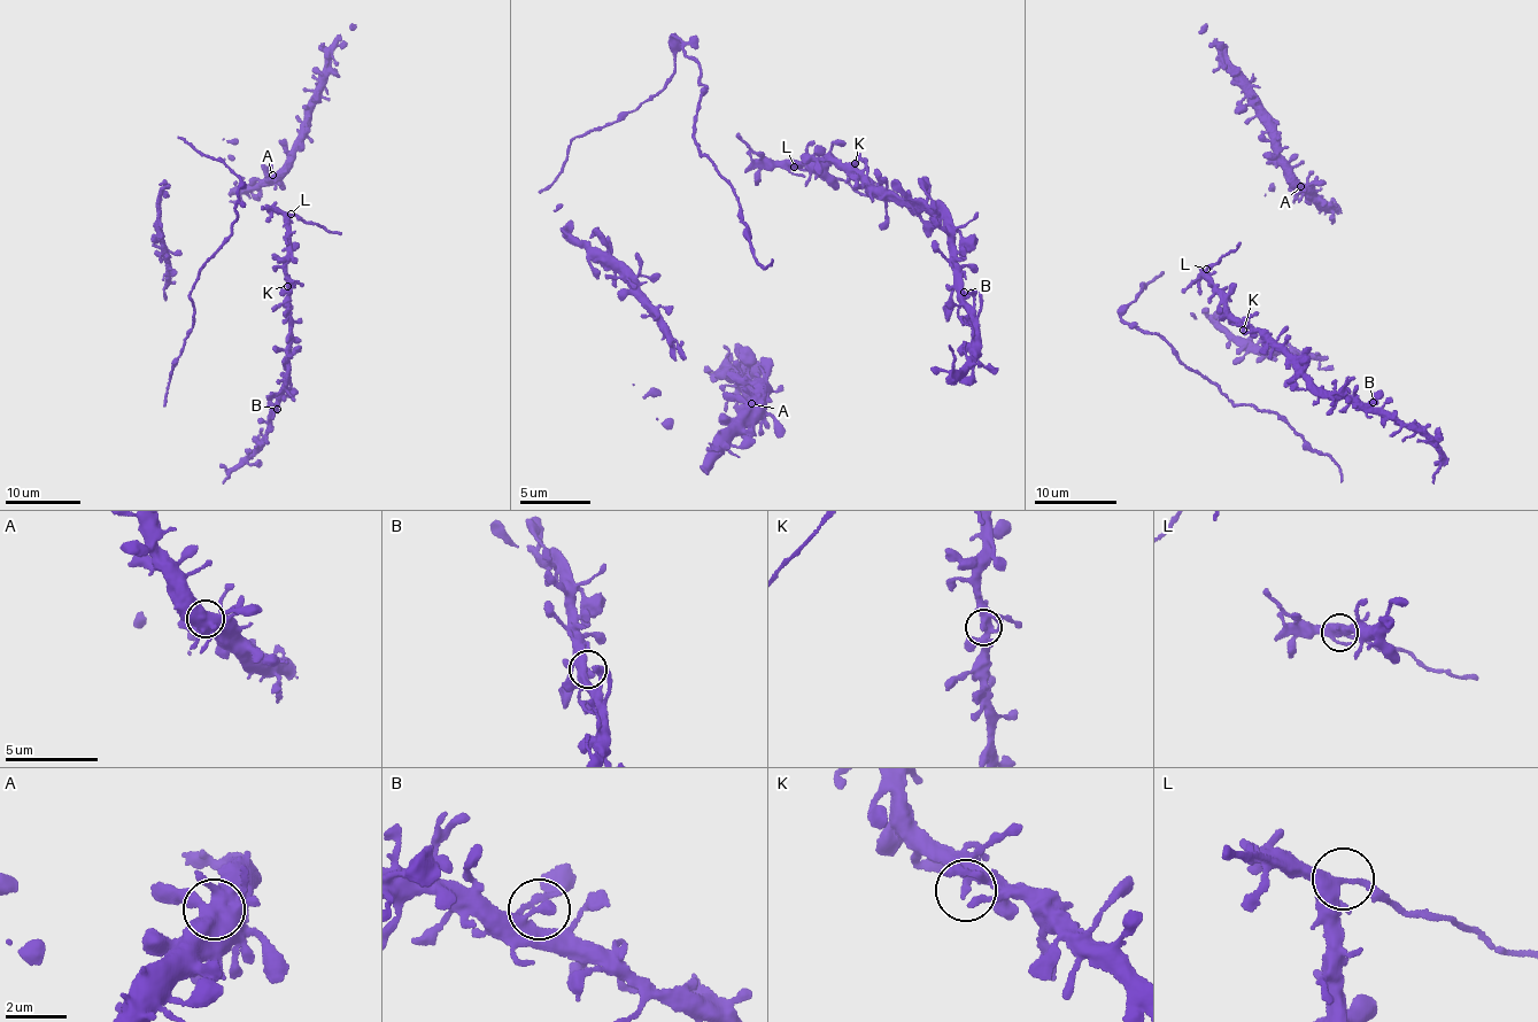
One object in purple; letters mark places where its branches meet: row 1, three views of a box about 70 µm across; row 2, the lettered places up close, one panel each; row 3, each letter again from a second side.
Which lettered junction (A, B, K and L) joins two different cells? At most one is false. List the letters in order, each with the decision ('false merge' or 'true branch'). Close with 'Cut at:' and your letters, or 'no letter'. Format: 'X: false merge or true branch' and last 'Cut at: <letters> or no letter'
A: true branch
B: true branch
K: true branch
L: false merge
Cut at: L

